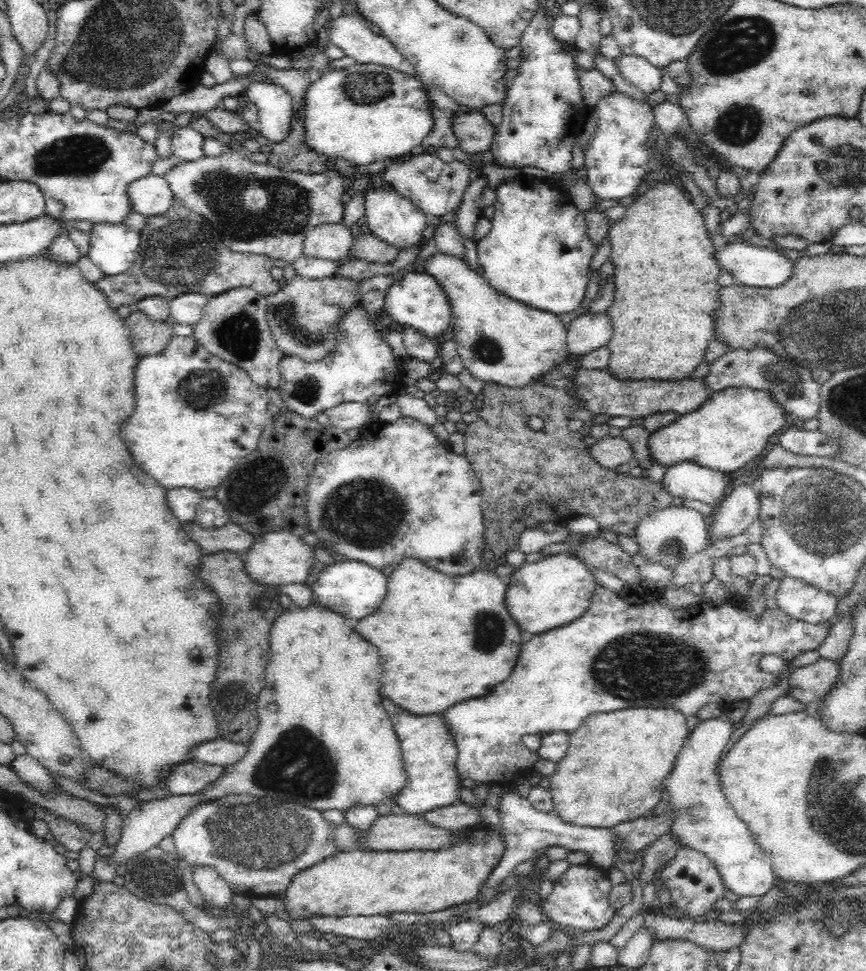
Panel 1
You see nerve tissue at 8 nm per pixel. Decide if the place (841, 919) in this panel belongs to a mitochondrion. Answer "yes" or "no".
yes

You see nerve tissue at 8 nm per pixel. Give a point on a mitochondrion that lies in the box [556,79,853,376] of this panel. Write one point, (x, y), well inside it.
(740, 124)

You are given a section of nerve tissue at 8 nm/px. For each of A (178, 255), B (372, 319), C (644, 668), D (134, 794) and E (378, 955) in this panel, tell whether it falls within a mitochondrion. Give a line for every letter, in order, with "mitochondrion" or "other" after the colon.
A: mitochondrion
B: other
C: mitochondrion
D: other
E: mitochondrion

